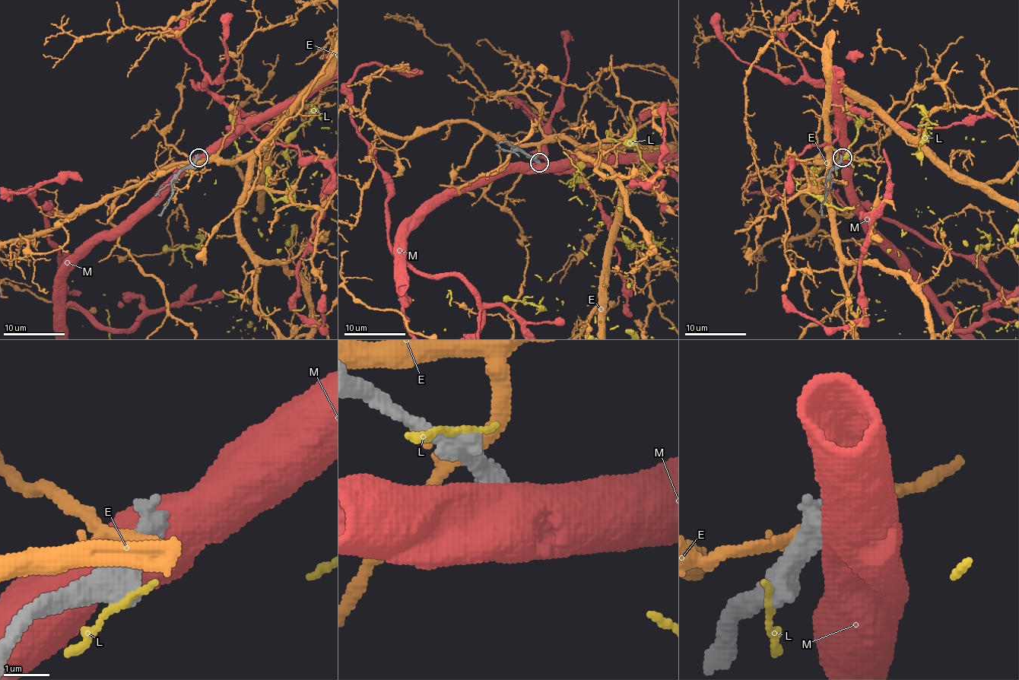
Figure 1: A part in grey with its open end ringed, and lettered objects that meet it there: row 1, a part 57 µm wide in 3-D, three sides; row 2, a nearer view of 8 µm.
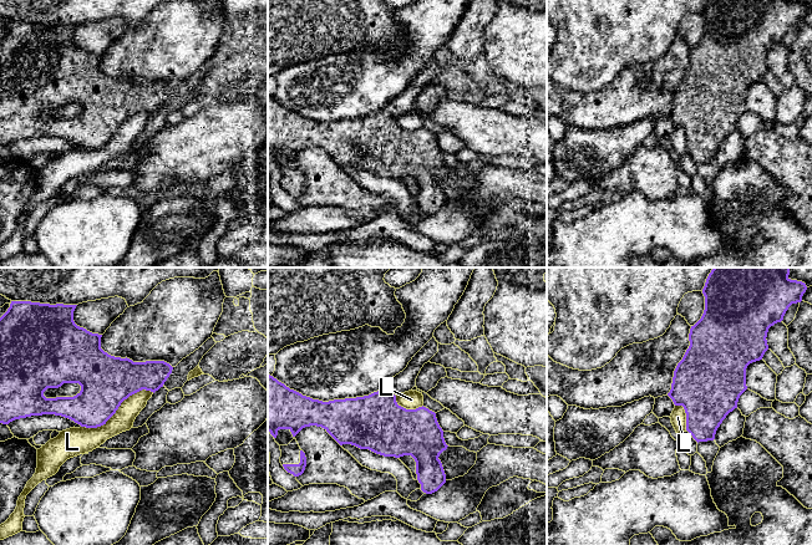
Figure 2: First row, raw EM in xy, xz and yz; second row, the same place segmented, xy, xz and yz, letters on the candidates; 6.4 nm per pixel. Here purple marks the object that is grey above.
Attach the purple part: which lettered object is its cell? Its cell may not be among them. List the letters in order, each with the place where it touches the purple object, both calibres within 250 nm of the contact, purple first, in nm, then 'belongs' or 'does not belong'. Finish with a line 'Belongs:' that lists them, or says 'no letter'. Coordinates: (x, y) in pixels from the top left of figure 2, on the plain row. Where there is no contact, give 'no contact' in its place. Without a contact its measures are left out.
E: no contact; does not belong
L: meets purple in xy at (117, 130); 340 nm thick on the purple side, 140 nm on the other; does not belong
M: no contact; does not belong
Belongs: no letter

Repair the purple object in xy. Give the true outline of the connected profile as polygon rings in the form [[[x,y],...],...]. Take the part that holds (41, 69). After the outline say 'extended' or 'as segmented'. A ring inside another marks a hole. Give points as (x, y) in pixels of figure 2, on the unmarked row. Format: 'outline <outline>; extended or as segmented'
outline [[[11,22],[7,32],[0,39],[0,144],[9,146],[10,143],[20,139],[26,139],[31,137],[42,137],[42,136],[55,136],[68,139],[81,148],[86,149],[97,149],[103,146],[116,134],[121,124],[127,121],[130,117],[146,111],[151,113],[158,112],[163,108],[164,103],[172,95],[173,88],[164,82],[146,82],[146,83],[133,83],[130,80],[121,80],[108,76],[101,70],[101,58],[102,56],[92,55],[83,49],[80,49],[73,42],[73,32],[77,26],[64,26],[64,25],[40,25],[31,22]],[[64,105],[78,105],[81,112],[73,118],[56,118],[46,119],[44,113],[47,109],[59,109]]]; as segmented

